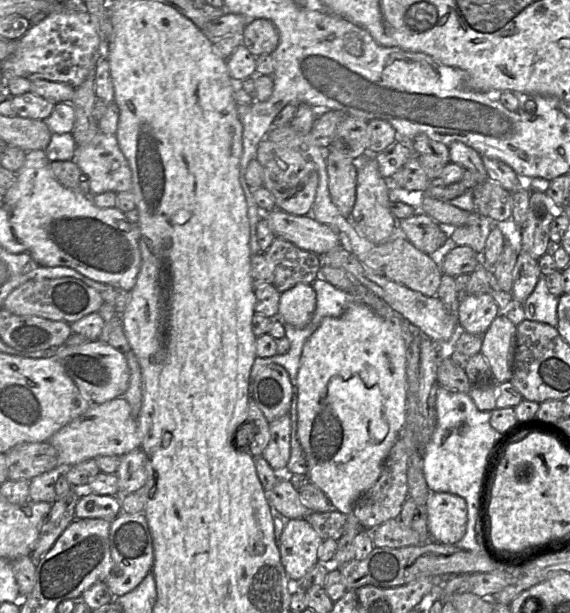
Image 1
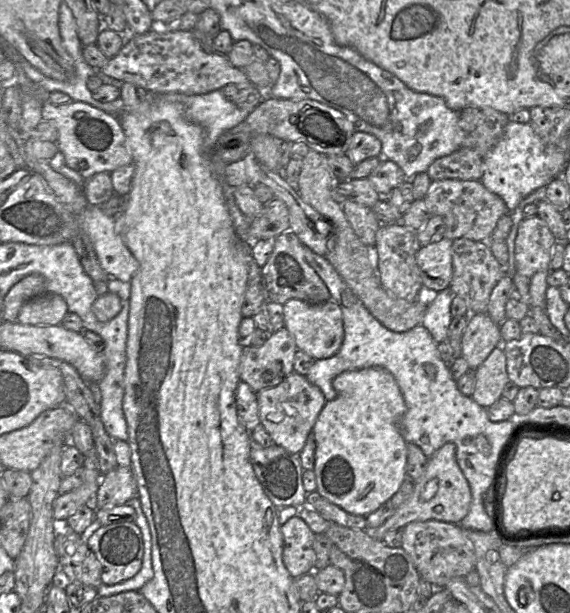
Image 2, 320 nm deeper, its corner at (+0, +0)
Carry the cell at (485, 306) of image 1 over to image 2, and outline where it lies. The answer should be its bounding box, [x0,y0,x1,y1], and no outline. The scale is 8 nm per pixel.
[461,313,502,370]

